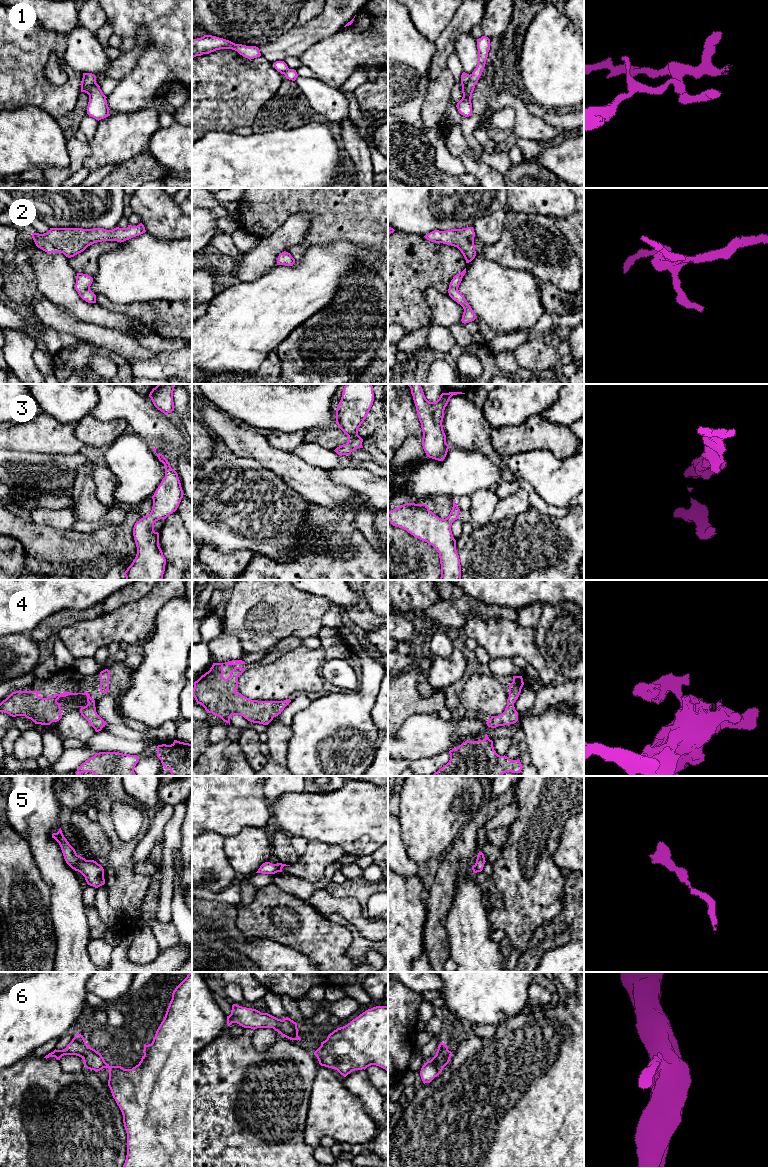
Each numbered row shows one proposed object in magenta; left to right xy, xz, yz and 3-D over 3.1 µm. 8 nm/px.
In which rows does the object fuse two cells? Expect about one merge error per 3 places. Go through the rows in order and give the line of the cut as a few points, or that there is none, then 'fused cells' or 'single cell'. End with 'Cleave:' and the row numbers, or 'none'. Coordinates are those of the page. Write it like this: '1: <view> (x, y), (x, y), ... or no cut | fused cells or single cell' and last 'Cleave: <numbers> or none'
1: yz (470, 75), (463, 93) | fused cells
2: no cut | single cell
3: no cut | single cell
4: no cut | single cell
5: no cut | single cell
6: no cut | single cell
Cleave: 1

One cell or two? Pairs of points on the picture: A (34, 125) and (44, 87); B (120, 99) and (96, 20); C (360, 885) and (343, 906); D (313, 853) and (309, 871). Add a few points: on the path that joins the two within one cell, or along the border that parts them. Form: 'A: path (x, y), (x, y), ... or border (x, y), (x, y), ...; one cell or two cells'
A: border (15, 109), (21, 106), (36, 106), (57, 121); two cells
B: border (102, 10), (107, 21); two cells
C: border (328, 892), (335, 897), (354, 897), (364, 908); two cells
D: path (313, 857), (311, 867); one cell

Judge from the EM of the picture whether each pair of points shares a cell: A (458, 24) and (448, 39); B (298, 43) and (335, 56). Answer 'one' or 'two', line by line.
A: one
B: two

